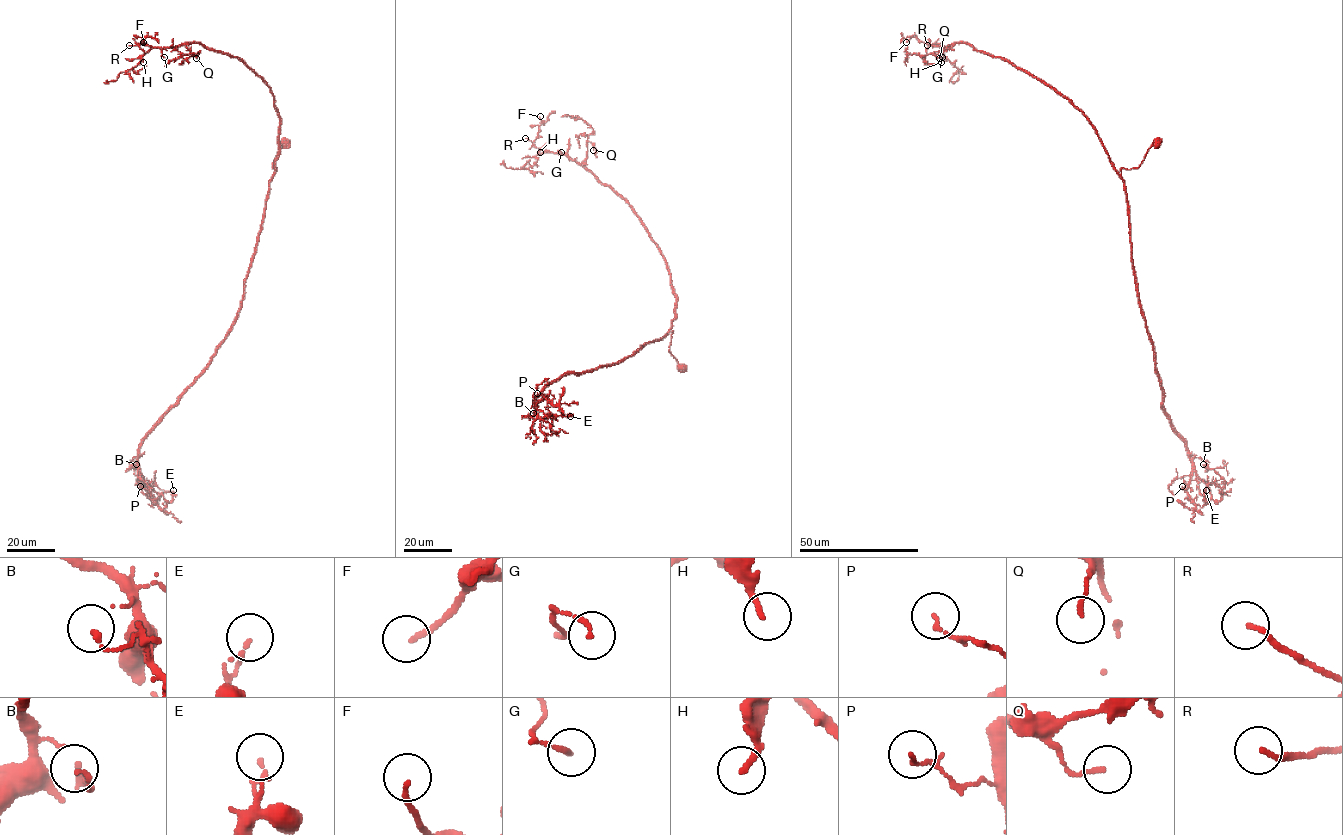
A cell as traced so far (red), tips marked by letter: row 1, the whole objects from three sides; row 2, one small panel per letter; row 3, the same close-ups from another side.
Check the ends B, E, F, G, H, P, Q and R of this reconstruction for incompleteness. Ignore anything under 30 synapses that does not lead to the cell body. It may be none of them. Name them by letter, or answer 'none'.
F, H, R

